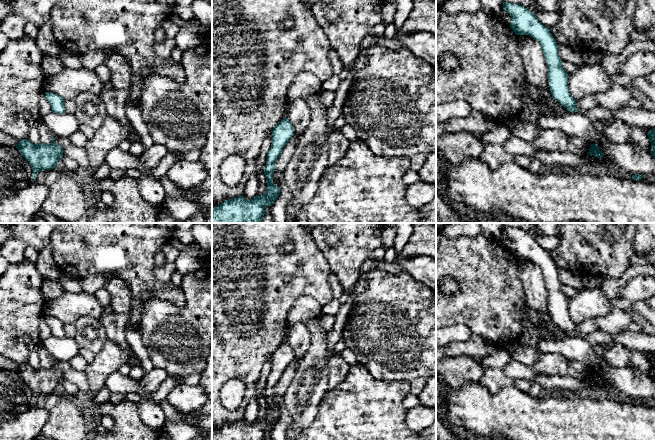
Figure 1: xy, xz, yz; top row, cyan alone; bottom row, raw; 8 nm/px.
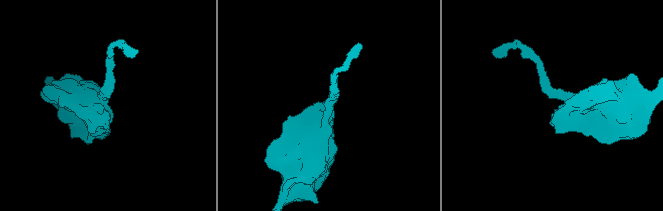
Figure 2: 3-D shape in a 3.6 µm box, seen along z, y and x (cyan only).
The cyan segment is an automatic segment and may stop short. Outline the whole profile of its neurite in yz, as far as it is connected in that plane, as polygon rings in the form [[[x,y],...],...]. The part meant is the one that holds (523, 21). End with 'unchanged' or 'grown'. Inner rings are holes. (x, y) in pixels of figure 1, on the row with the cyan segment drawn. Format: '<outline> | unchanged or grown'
[[[503,2],[503,9],[511,15],[510,27],[516,35],[529,35],[538,41],[548,65],[548,81],[552,96],[569,112],[578,112],[576,102],[570,94],[568,73],[562,67],[558,44],[536,17],[536,14],[520,4]]] | unchanged

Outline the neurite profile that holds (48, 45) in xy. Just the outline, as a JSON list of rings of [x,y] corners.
[[[51,20],[39,29],[35,40],[39,50],[44,55],[57,56],[62,51],[58,41],[53,35]]]

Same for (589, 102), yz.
[[[594,95],[585,96],[576,102],[577,113],[584,113],[588,110],[598,107],[598,101]]]

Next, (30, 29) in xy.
[[[27,22],[24,27],[24,32],[25,32],[25,35],[32,37],[32,38],[36,38],[39,29],[40,27],[37,26],[36,24]]]

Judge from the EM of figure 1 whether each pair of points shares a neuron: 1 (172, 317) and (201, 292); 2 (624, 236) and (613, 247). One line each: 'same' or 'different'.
1: same
2: same

